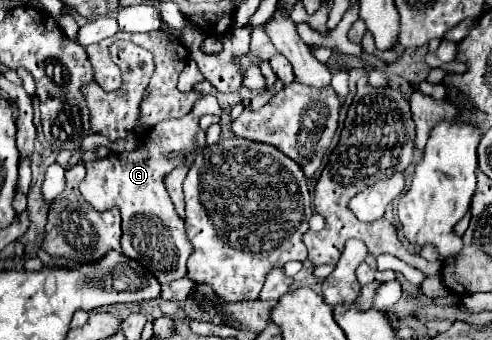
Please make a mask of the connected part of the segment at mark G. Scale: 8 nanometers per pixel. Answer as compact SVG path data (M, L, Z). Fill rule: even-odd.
M201 96L193 110L187 116L165 120L153 126L143 146L135 152L119 152L109 154L101 158L99 162L87 162L87 176L81 182L79 190L83 198L93 208L113 208L117 206L121 210L123 218L123 236L121 236L121 248L129 258L139 260L161 284L179 280L187 274L187 258L189 252L193 252L189 238L185 236L185 222L175 212L175 206L163 186L163 178L167 172L171 172L175 166L183 162L183 158L167 160L165 154L169 152L189 152L193 148L205 146L205 132L199 128L199 118L203 114L221 114L221 108L217 104L215 96Z

